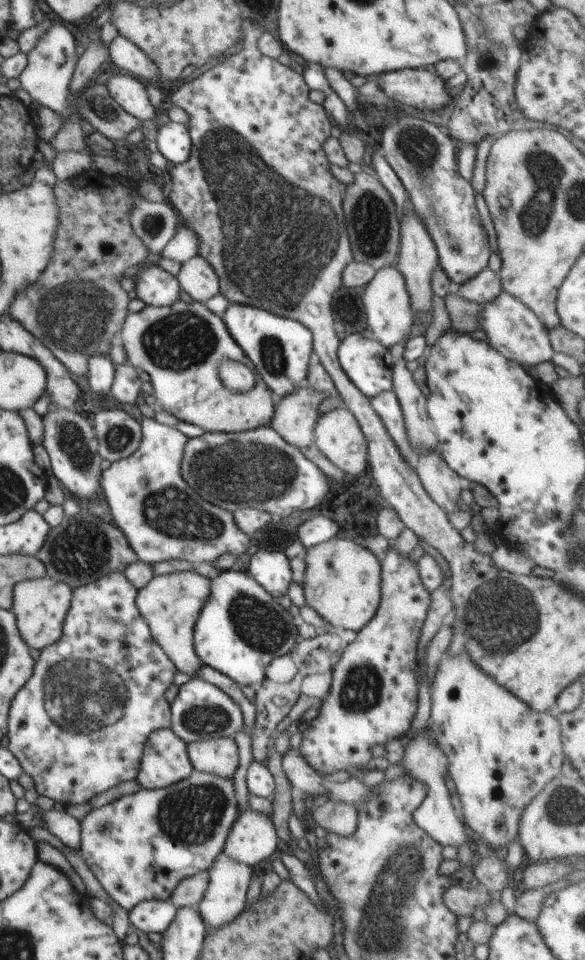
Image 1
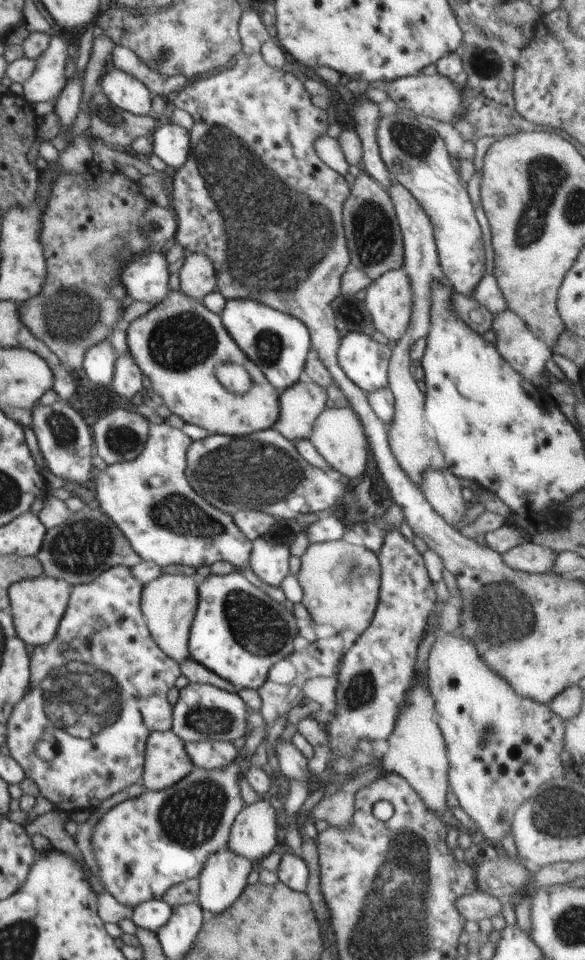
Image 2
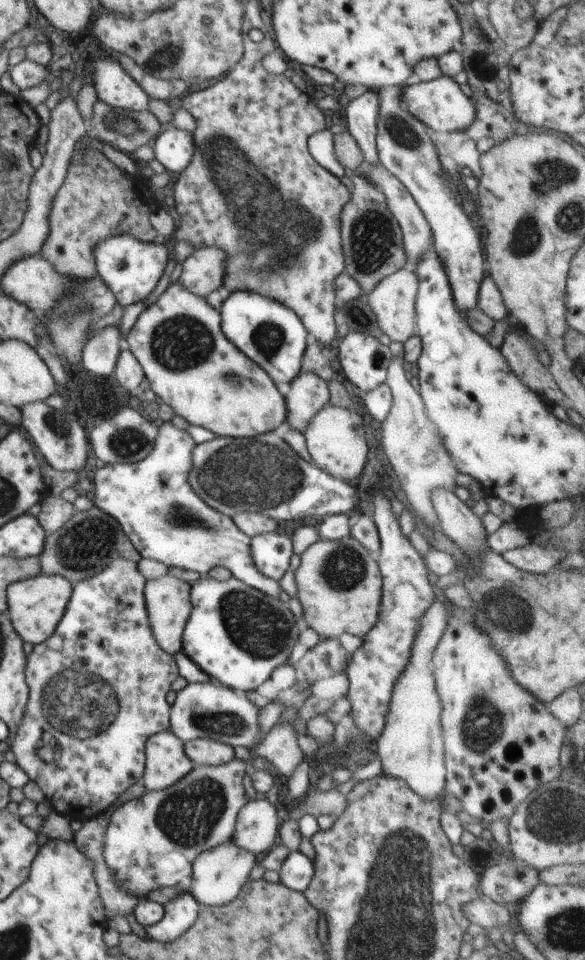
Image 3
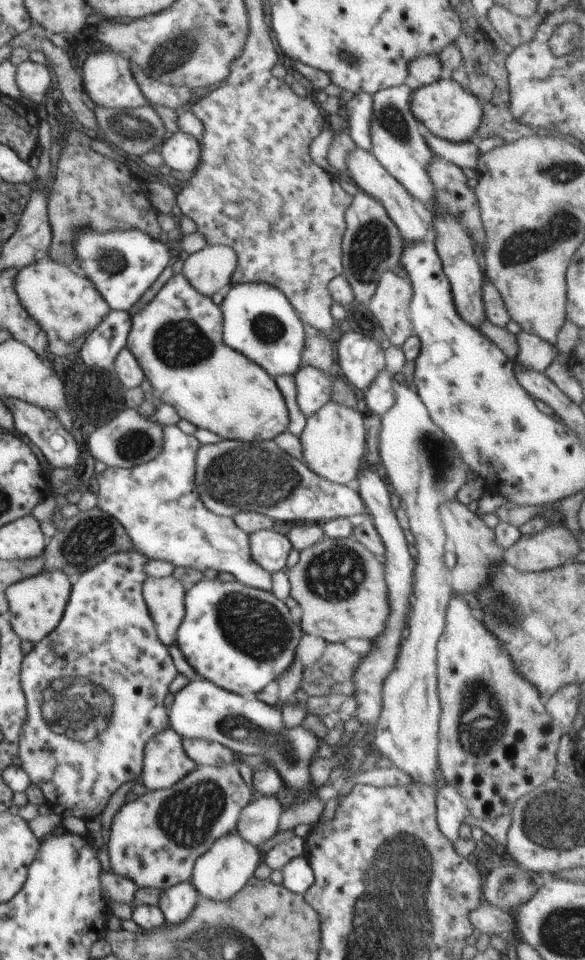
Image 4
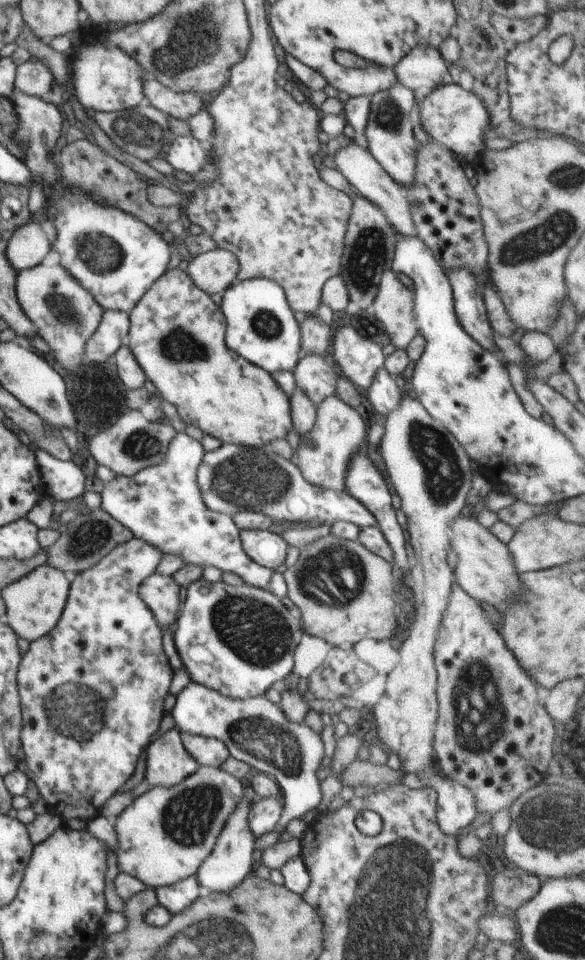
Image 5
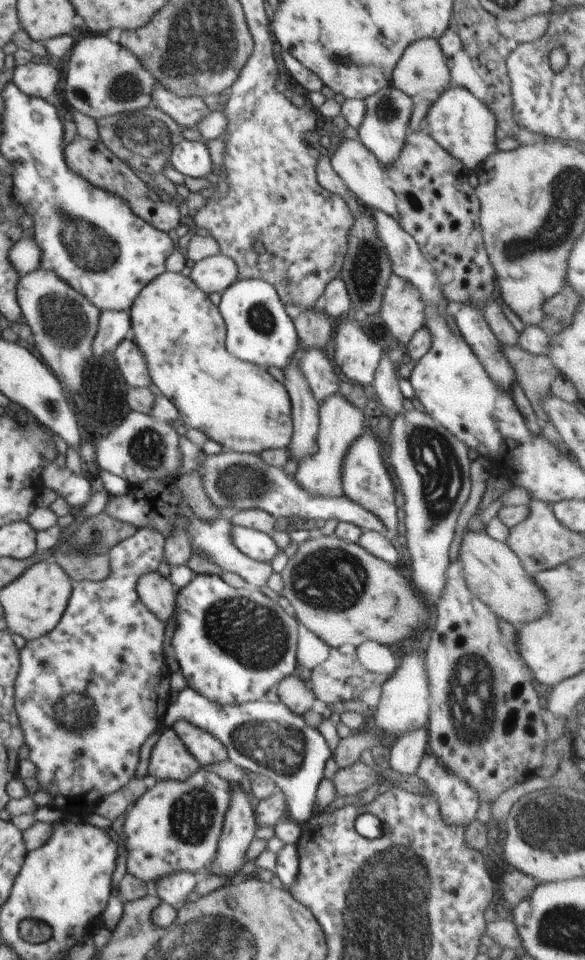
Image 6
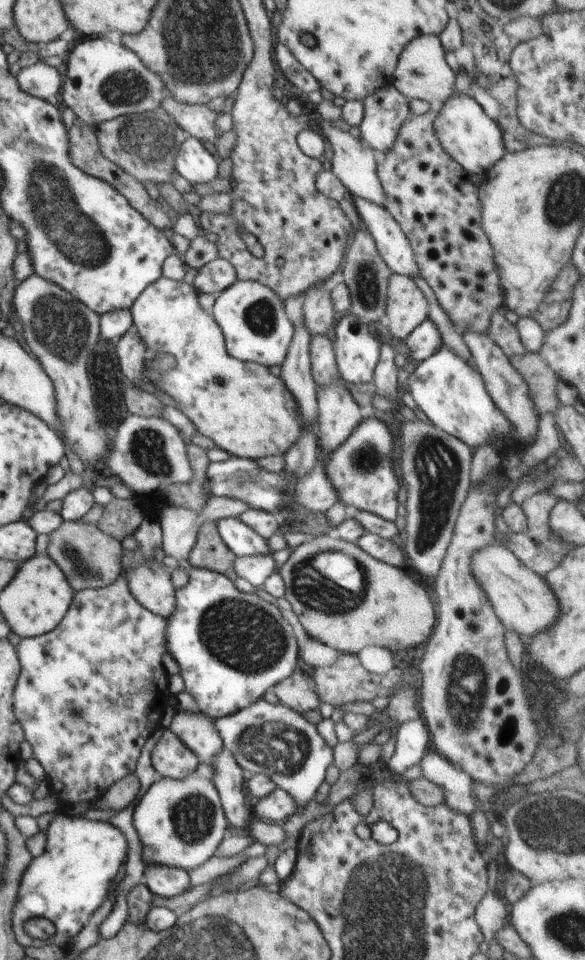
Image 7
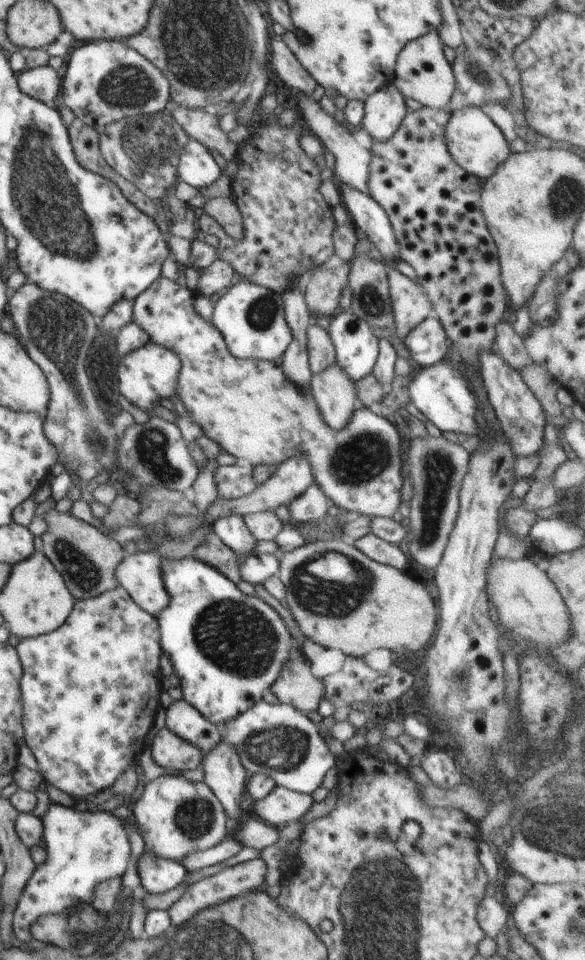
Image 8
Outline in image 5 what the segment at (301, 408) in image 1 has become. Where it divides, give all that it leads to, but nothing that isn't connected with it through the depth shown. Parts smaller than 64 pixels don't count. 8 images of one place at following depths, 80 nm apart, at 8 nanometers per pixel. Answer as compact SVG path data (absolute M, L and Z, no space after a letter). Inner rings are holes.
M310 353L300 356L293 374L295 384L316 406L336 392L339 376L322 355Z

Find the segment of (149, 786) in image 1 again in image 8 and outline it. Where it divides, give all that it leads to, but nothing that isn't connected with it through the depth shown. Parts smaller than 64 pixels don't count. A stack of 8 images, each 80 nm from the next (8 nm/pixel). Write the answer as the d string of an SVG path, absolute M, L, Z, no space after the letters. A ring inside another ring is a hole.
M162 728L151 744L151 755L156 764L170 768L174 774L178 770L192 770L202 764L204 754L201 750L186 742L183 738Z

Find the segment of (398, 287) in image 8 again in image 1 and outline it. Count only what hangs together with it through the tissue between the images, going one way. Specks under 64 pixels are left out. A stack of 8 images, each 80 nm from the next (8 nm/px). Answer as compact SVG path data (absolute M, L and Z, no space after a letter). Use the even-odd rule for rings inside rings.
M384 266L376 271L372 281L361 289L361 293L366 326L372 330L375 340L378 340L387 350L399 342L406 344L413 328L413 311L402 274L394 266Z

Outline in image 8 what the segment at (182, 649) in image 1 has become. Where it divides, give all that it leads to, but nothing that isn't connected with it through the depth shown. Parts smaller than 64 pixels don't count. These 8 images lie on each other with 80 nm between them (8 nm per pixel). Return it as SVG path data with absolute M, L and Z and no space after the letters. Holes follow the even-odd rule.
M139 552L129 555L116 568L118 585L140 608L158 617L170 604L170 594L162 572L163 558L157 553Z

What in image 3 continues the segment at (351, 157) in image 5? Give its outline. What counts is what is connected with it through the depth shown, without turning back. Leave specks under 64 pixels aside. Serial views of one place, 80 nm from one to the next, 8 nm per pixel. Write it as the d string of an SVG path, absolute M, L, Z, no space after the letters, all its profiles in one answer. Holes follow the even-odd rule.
M364 163L359 173L365 178L368 178L368 182L372 182L384 194L386 204L388 204L388 210L394 216L394 220L398 222L403 235L403 248L408 267L412 271L416 270L416 266L424 260L424 254L430 252L434 244L433 233L428 220L424 217L424 212L420 210L418 204L416 204L416 200L410 195L410 192L386 168L383 168L381 165L368 167Z

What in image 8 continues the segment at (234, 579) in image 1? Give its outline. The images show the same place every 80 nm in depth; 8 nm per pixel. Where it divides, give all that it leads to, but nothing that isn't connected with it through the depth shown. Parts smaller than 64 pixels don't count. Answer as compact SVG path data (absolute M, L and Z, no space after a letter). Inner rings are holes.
M192 556L181 560L163 558L162 572L170 594L168 608L164 608L157 617L162 651L170 656L174 664L182 698L213 725L224 725L262 700L264 690L280 678L284 664L288 664L293 656L292 634L286 622L270 605L260 598L246 596L216 568Z

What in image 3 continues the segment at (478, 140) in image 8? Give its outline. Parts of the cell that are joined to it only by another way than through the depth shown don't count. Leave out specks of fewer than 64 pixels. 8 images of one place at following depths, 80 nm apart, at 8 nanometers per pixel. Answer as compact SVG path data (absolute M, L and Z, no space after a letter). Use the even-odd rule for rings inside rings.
M441 75L429 82L420 82L410 86L403 85L402 96L398 96L399 106L410 115L428 126L431 132L465 131L474 123L476 108L472 104L469 92L458 85L451 77Z

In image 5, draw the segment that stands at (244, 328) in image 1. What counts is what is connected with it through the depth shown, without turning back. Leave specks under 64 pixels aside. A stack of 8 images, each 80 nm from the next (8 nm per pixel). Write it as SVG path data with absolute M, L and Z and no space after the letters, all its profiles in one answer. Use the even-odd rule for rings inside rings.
M264 277L236 281L224 291L220 308L226 319L229 349L269 373L295 370L302 356L301 330L280 285Z

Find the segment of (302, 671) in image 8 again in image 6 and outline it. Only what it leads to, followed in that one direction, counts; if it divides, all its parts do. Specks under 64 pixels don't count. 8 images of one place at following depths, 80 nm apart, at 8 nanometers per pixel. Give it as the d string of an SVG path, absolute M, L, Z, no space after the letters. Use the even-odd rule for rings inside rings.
M298 670L279 682L275 690L281 700L292 712L303 715L314 706L316 697L310 688L306 688L304 675Z

